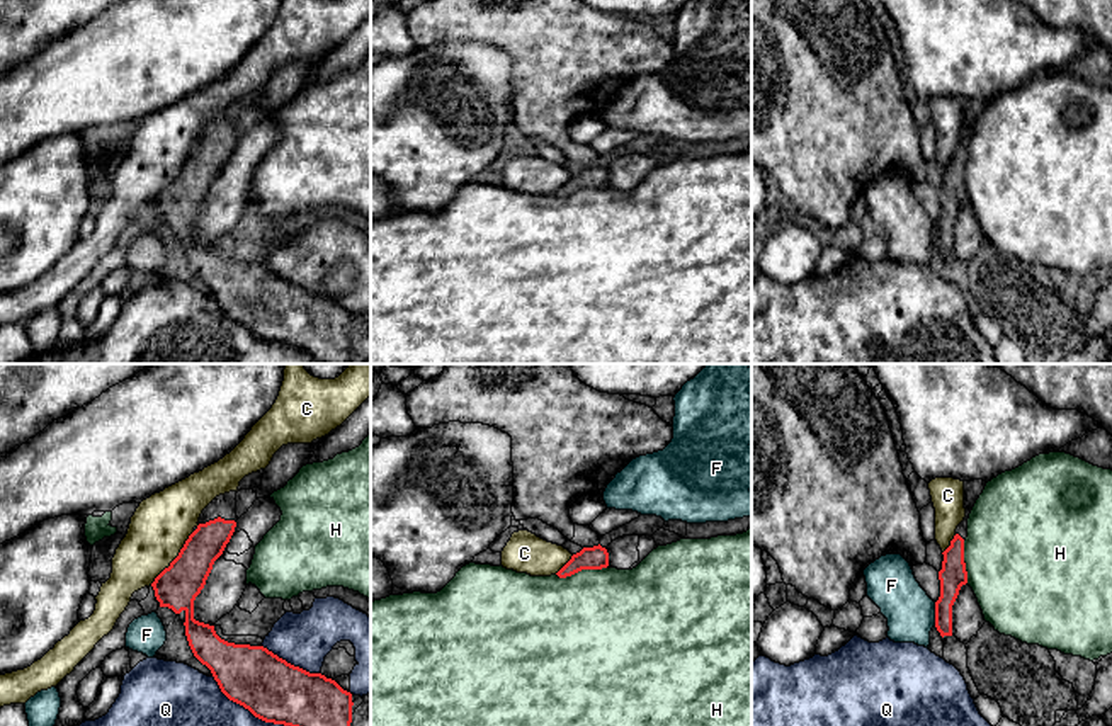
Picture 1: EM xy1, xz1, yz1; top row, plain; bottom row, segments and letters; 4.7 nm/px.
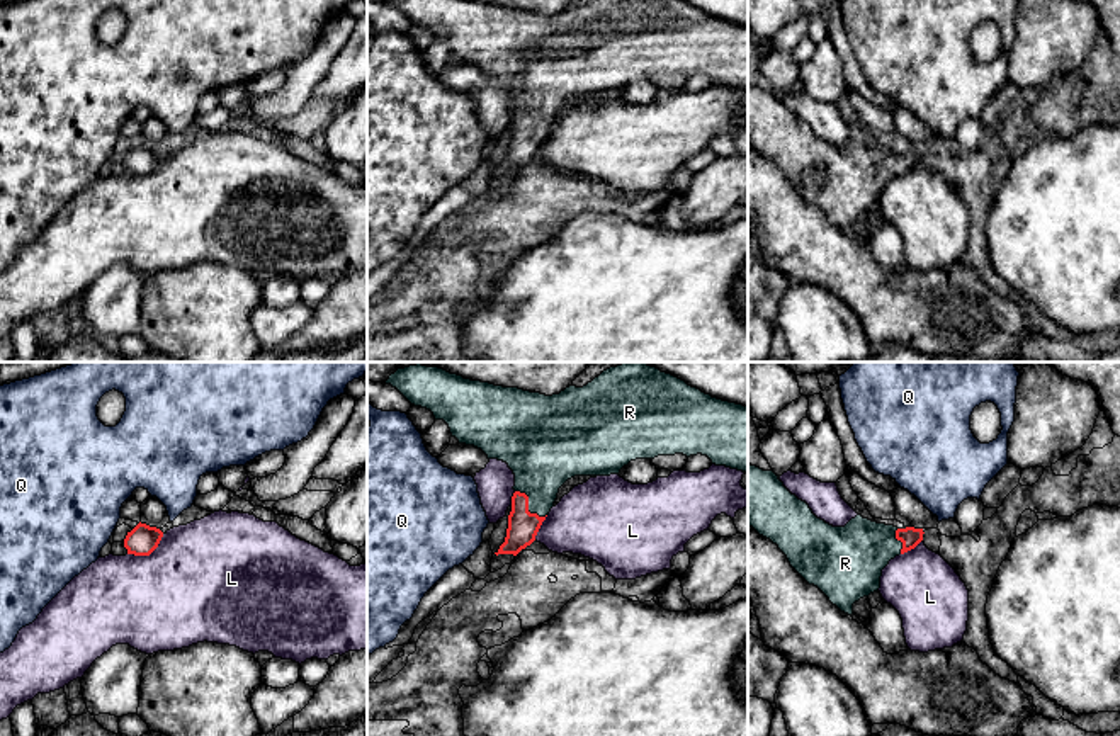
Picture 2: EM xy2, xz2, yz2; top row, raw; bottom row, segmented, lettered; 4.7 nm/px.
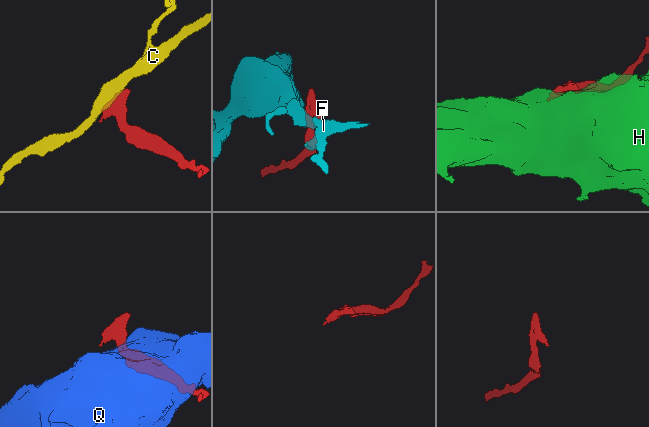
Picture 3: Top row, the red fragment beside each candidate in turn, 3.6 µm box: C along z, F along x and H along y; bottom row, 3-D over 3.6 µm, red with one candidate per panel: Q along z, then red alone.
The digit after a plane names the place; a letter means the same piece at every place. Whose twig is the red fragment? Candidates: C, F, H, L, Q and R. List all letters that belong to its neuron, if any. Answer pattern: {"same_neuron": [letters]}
{"same_neuron": ["R"]}

